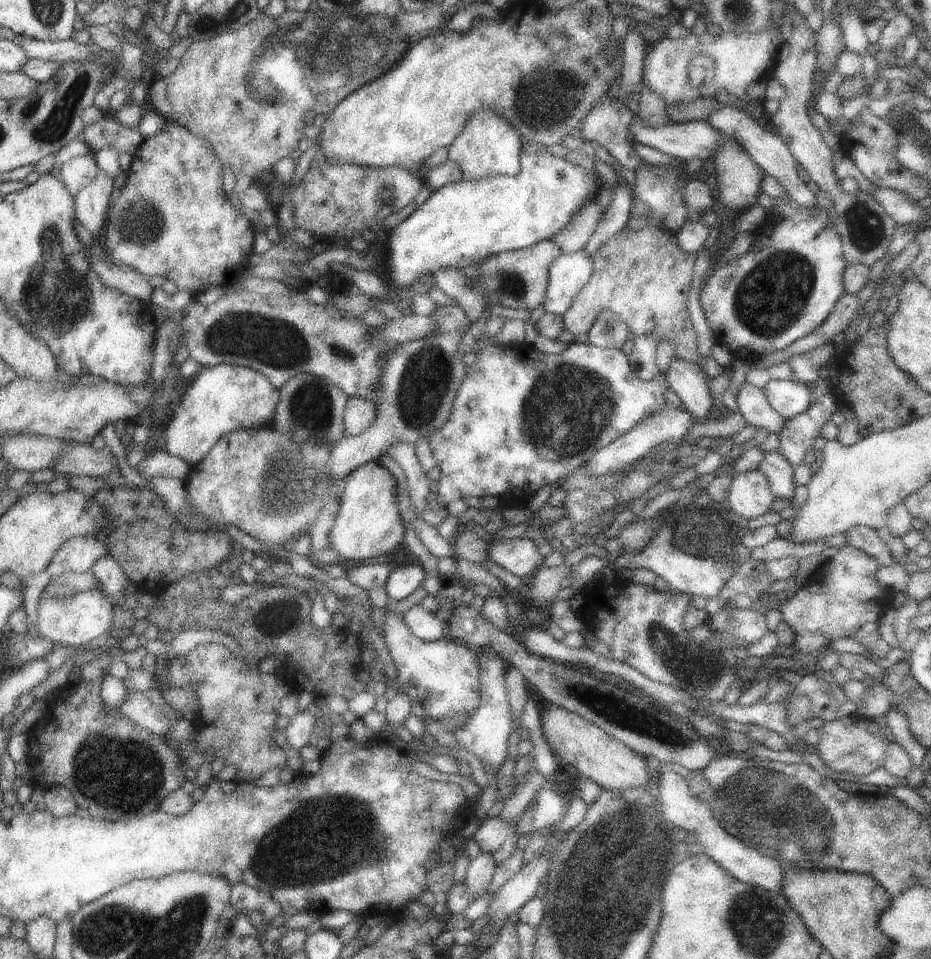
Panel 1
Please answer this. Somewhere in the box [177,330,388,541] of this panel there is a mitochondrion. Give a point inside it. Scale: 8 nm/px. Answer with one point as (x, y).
(285, 493)

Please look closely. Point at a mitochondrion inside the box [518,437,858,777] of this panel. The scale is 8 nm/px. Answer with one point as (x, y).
(618, 712)

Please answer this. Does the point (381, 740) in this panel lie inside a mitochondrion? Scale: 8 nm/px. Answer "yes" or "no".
no

